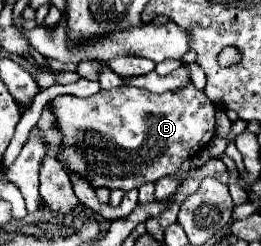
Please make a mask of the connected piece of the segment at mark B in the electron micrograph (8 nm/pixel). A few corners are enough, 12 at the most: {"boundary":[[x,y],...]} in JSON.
{"boundary":[[193,83],[55,97],[55,159],[93,189],[177,171],[215,137]]}

